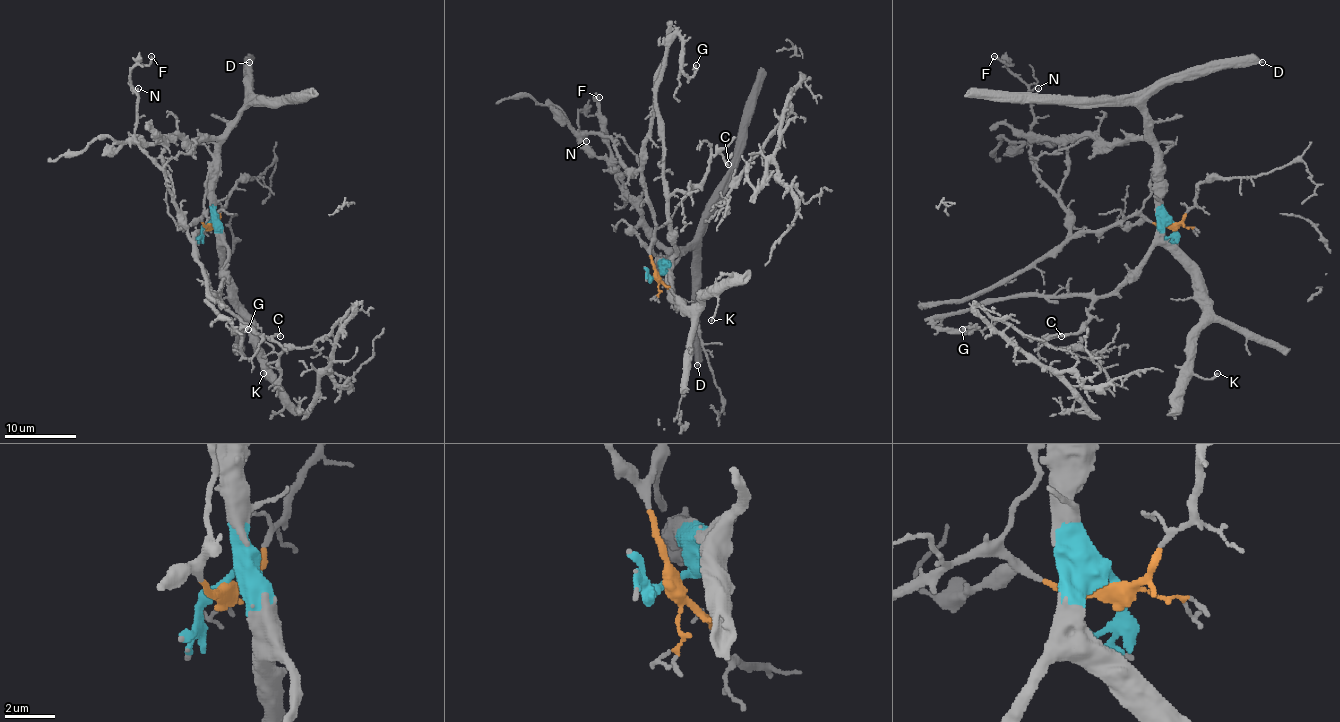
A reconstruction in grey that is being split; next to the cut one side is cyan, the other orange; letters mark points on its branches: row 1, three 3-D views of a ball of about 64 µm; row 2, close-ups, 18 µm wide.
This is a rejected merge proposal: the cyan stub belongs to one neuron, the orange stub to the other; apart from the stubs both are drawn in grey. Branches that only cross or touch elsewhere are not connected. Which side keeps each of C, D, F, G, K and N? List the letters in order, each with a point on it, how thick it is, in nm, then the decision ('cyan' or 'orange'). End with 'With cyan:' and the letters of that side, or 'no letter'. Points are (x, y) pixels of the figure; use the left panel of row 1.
C: (280, 336) | 190 nm | cyan
D: (249, 62) | 420 nm | cyan
F: (151, 56) | 90 nm | orange
G: (248, 329) | 260 nm | cyan
K: (263, 373) | 180 nm | cyan
N: (138, 88) | 140 nm | orange
With cyan: C, D, G, K

